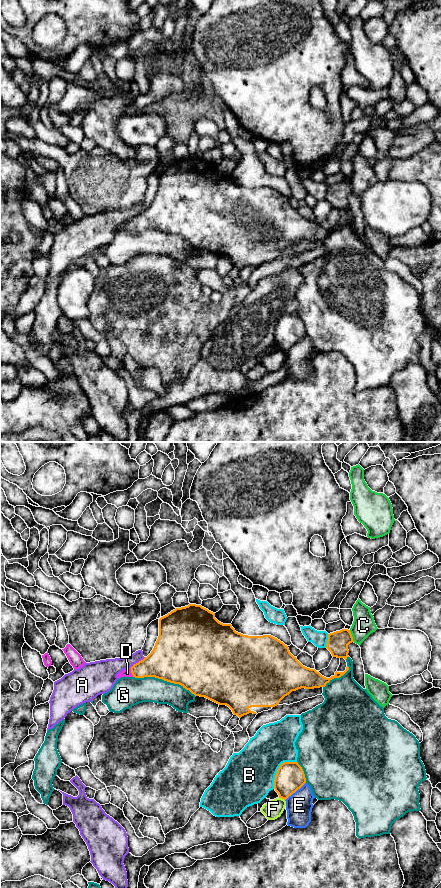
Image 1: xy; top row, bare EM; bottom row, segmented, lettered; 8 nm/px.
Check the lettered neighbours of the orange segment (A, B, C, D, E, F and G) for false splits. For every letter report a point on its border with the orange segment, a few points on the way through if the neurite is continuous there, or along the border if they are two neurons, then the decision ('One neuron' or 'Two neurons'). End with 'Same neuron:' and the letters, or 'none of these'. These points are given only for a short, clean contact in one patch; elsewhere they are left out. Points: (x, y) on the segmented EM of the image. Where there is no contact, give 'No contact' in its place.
A: Touches orange at xy (139, 661). Two neurons
B: Touches orange at xy (278, 769). Two neurons
C: Touches orange at xy (351, 636). Boundary: xy (349, 630), (354, 641). Two neurons
D: Touches orange at xy (131, 672). Path across: xy (160, 663), (131, 672), (127, 673). One neuron
E: Touches orange at xy (295, 791). Two neurons
F: Touches orange at xy (282, 798). Two neurons
G: Touches orange at xy (164, 680). Two neurons
Same neuron: D

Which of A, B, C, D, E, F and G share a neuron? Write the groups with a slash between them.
A / B / C / D / E / F / G

